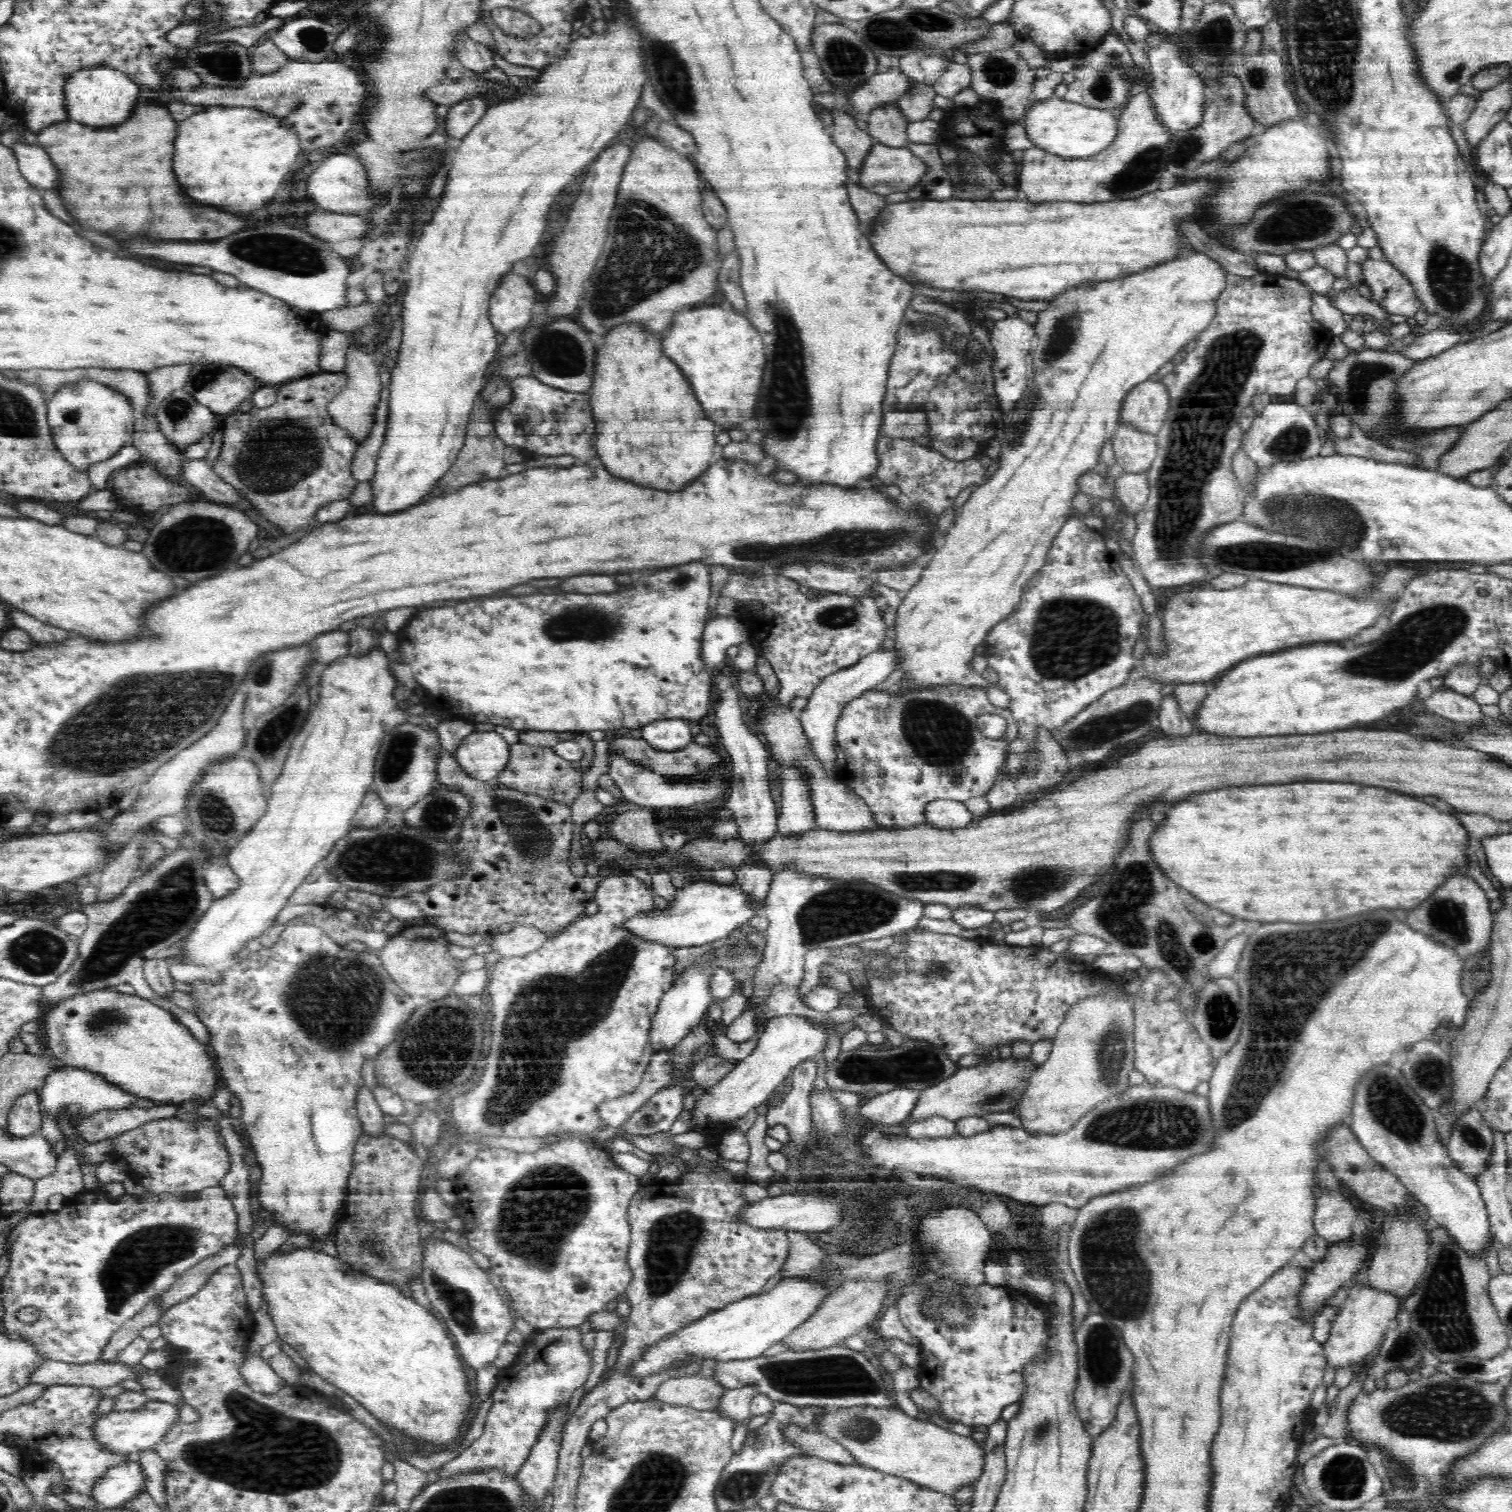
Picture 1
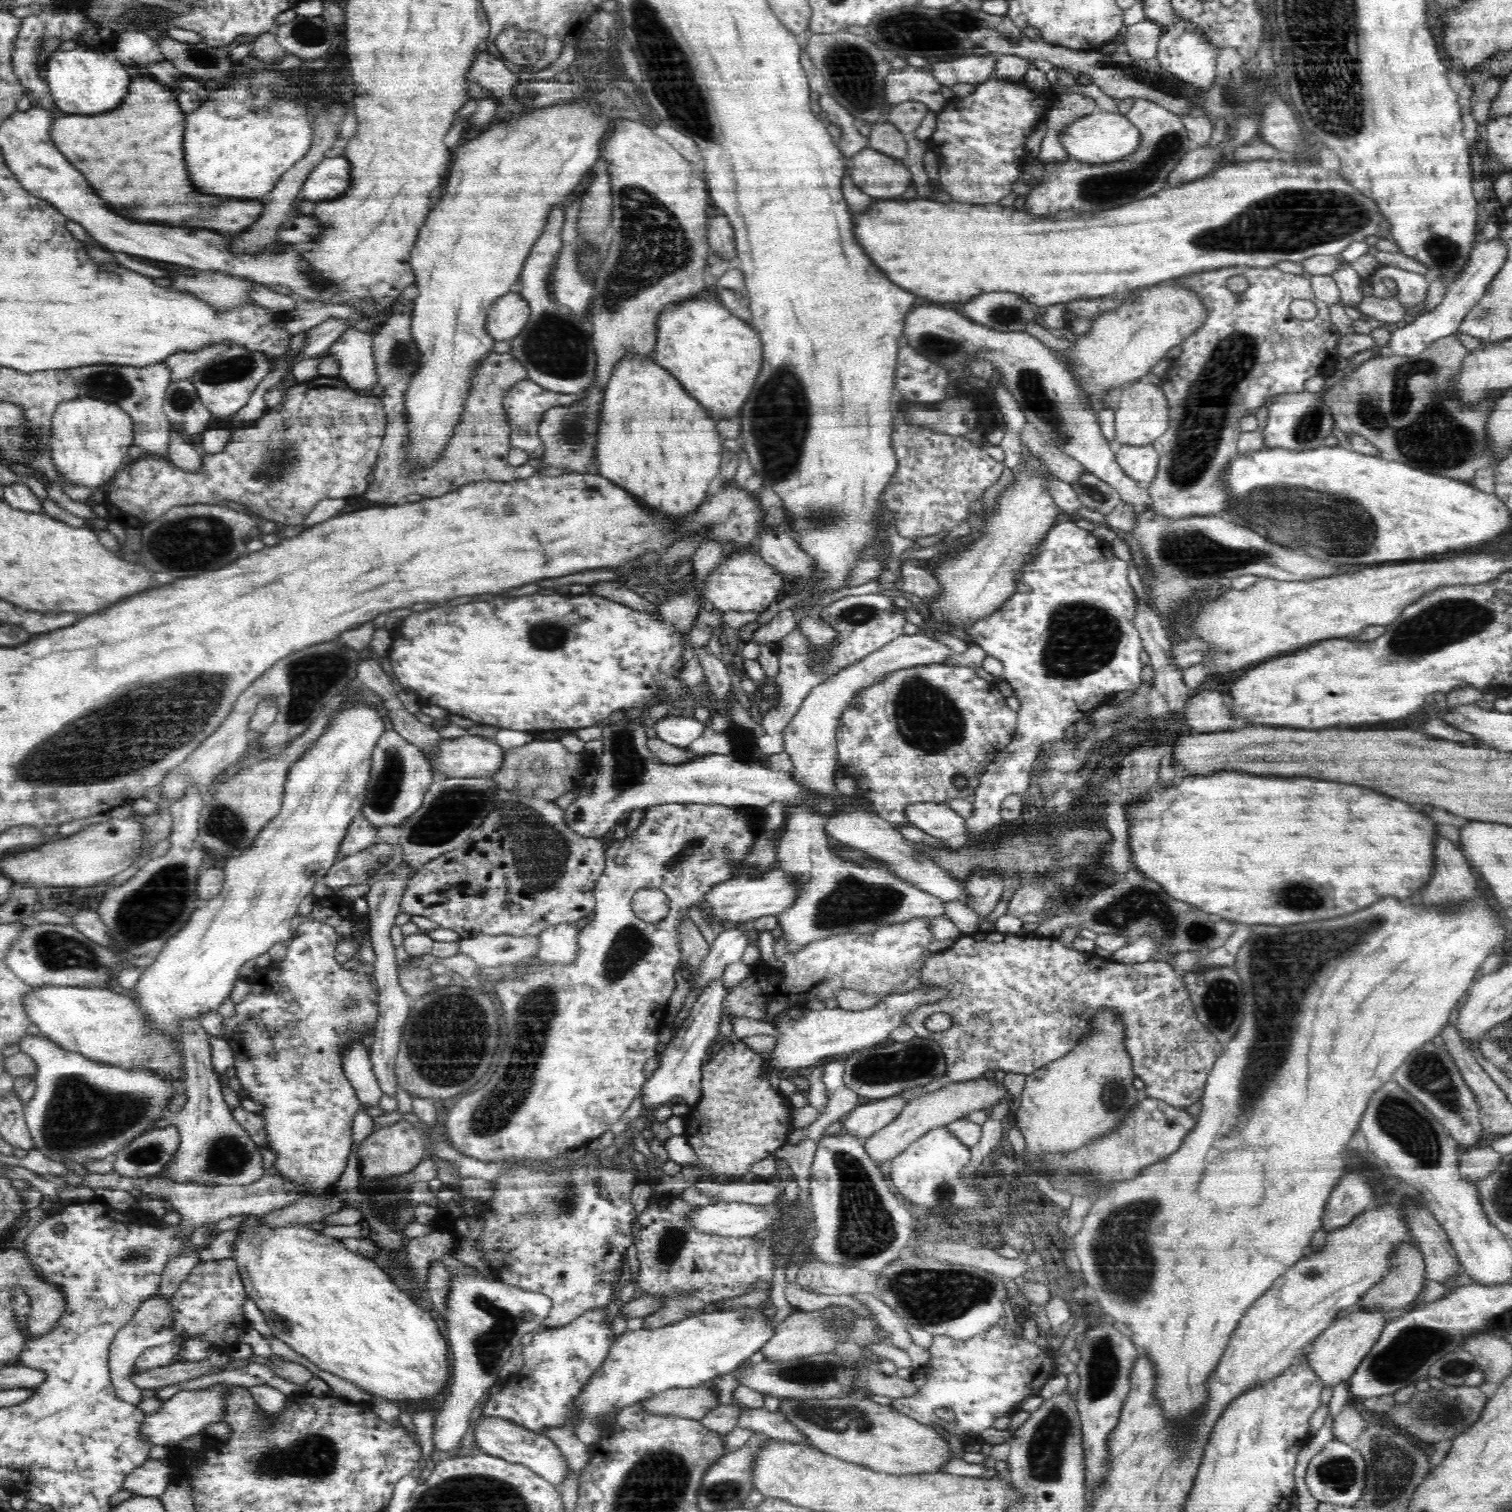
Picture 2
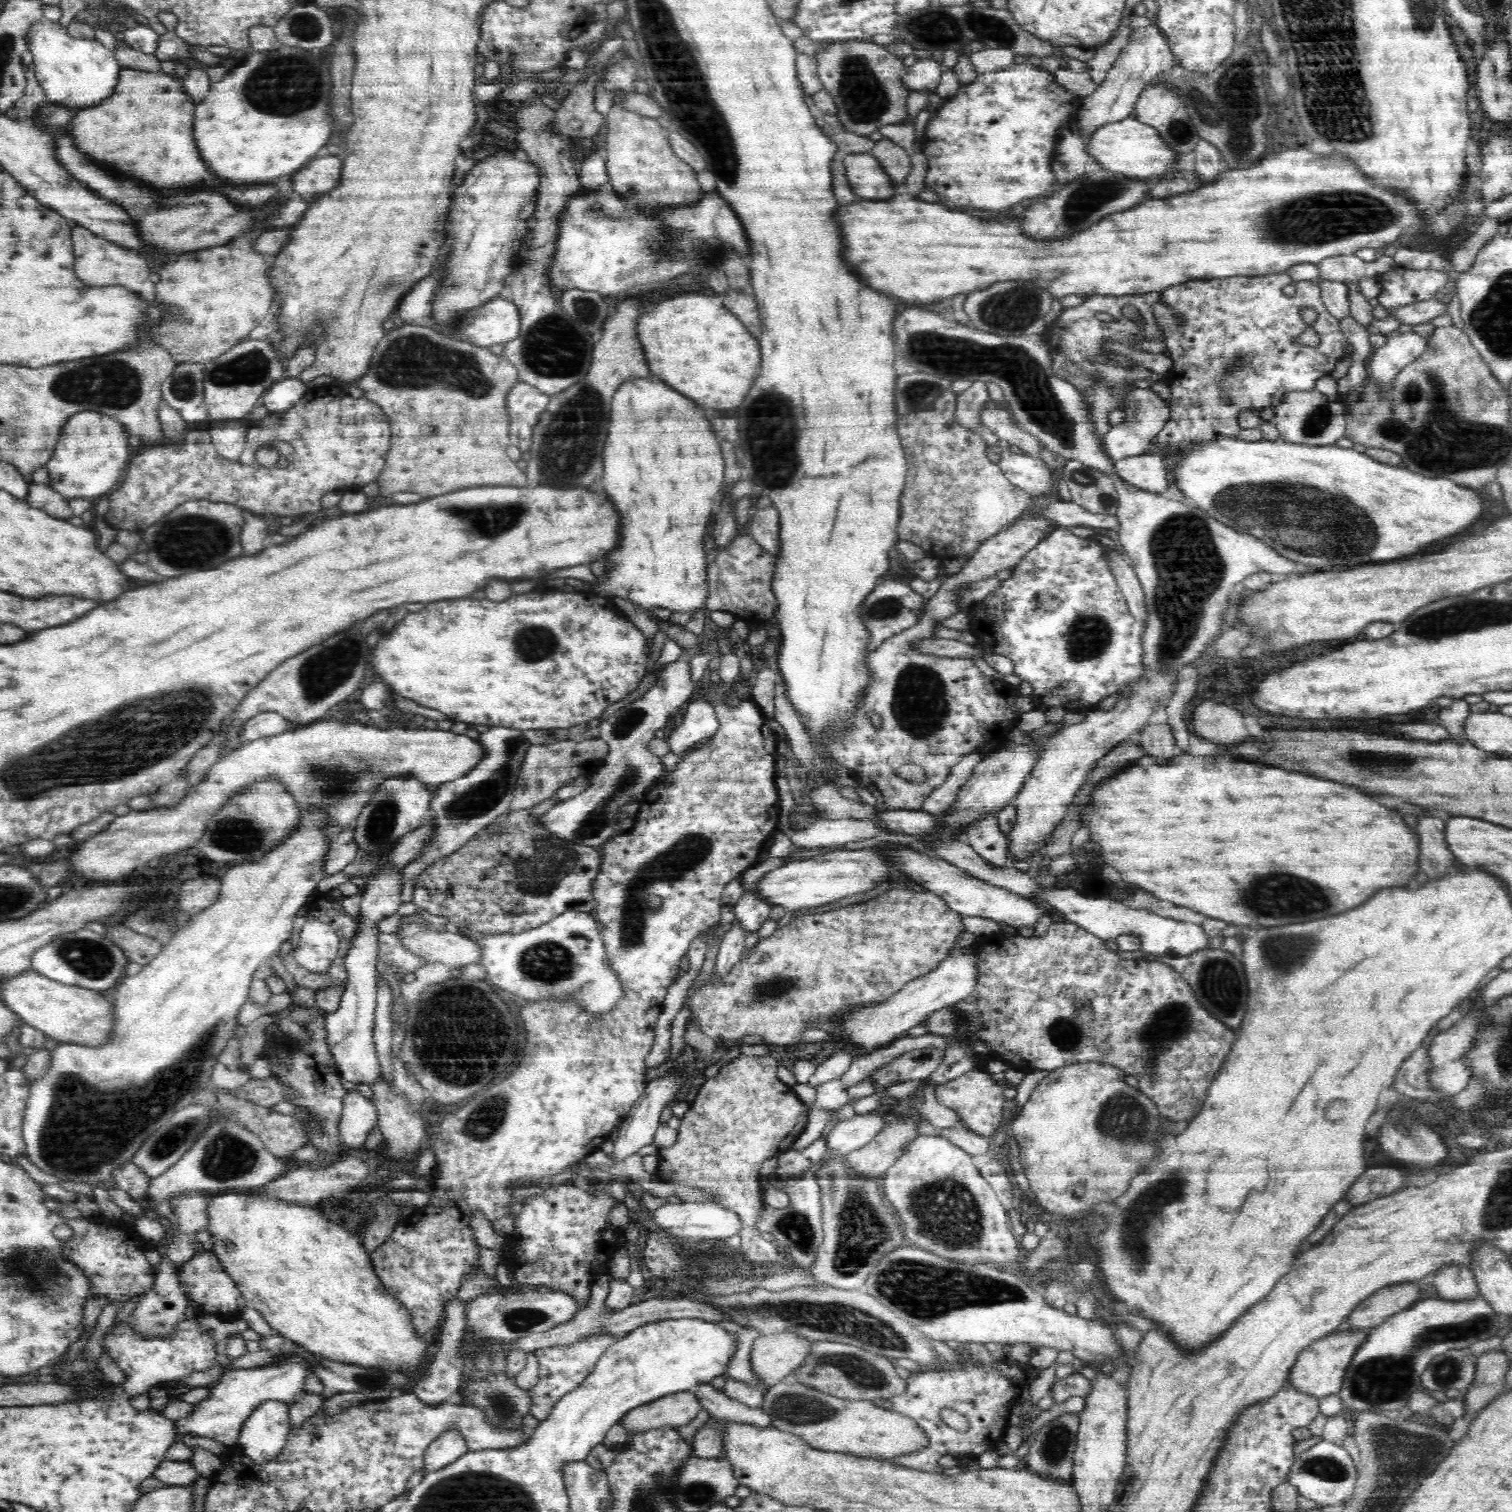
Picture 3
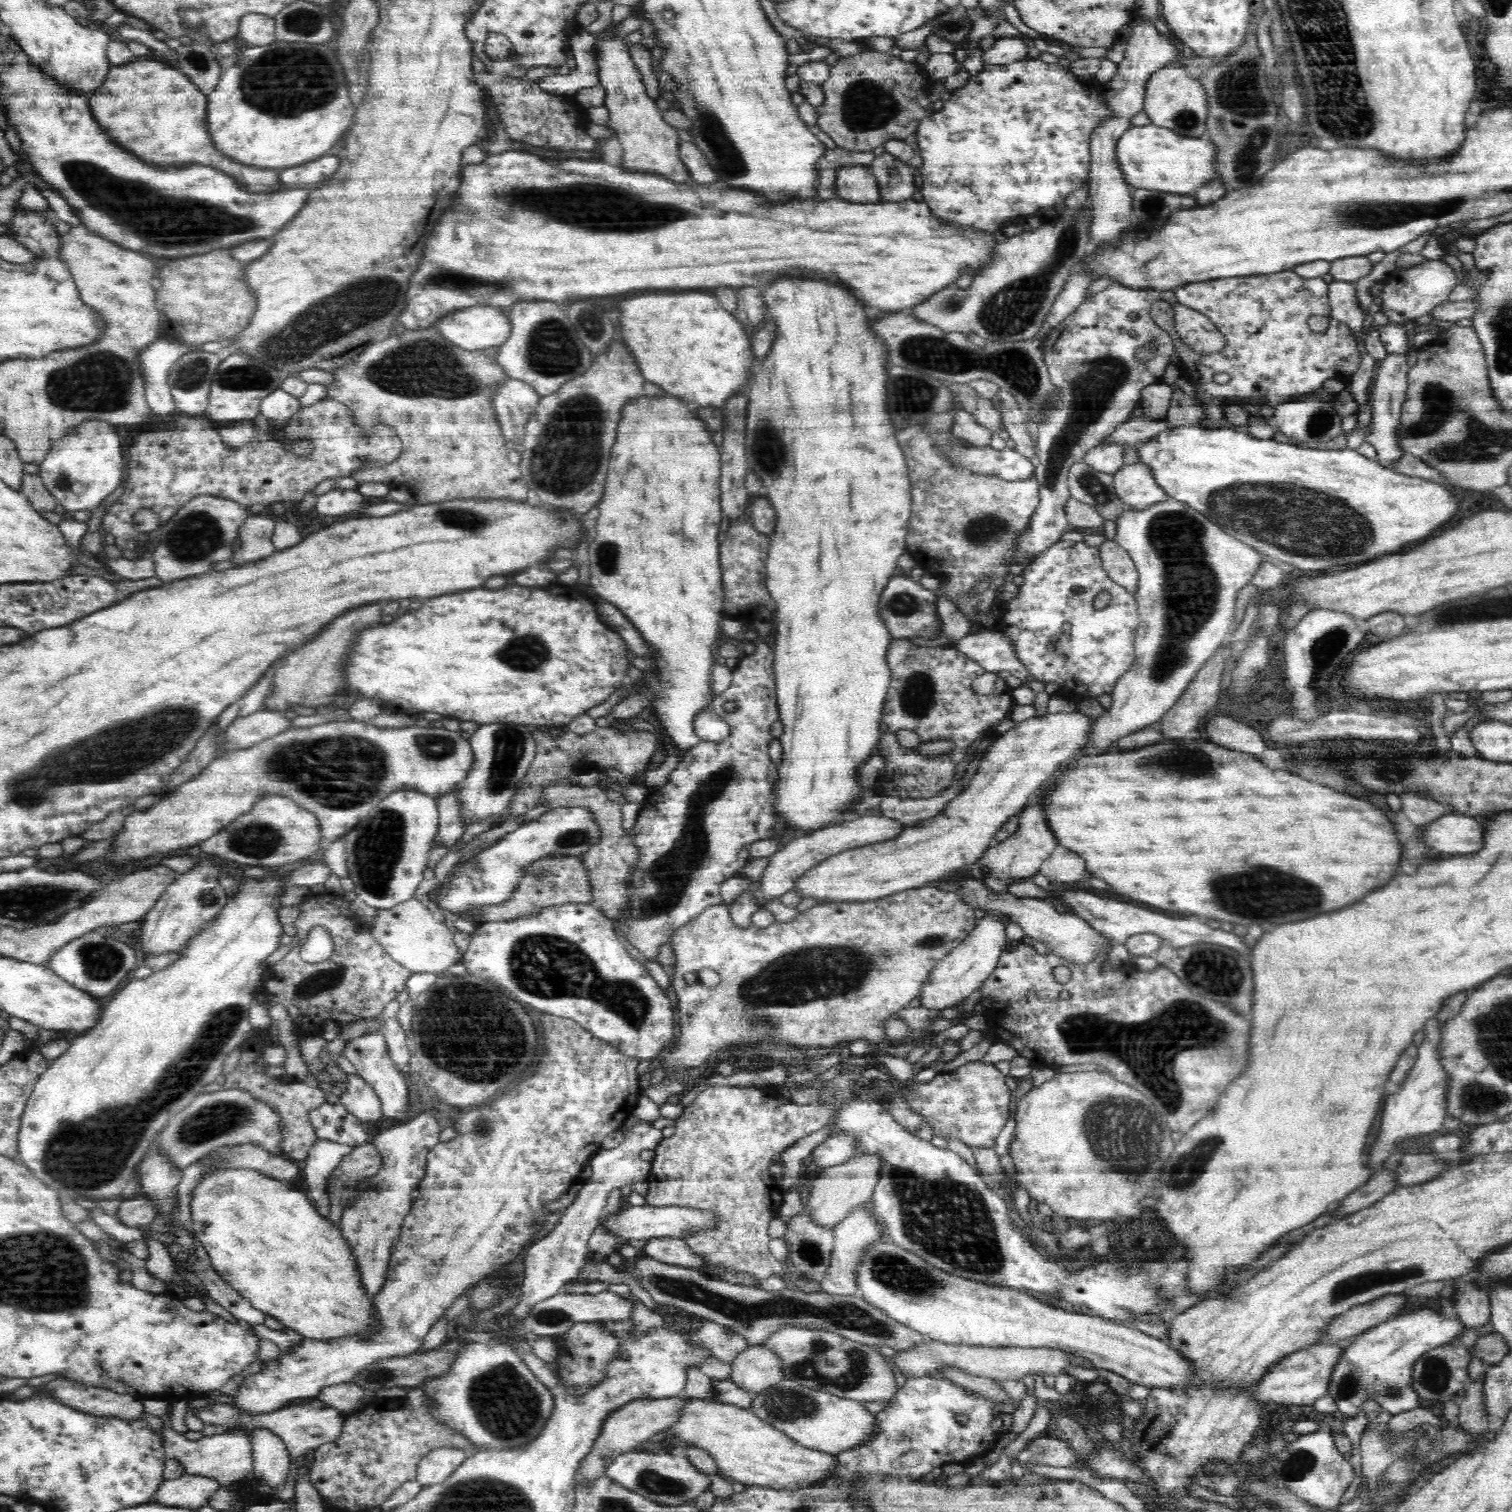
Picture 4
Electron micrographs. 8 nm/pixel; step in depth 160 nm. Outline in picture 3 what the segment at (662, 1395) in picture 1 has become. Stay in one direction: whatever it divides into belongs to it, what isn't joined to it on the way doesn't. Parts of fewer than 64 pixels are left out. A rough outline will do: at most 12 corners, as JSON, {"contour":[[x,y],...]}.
{"contour":[[691,1390],[633,1408],[626,1432],[679,1427],[702,1409]]}

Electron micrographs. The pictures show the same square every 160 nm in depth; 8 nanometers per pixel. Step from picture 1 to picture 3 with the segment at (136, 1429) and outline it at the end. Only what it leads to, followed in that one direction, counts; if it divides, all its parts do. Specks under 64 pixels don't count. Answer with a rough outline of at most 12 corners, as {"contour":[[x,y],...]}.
{"contour":[[297,1346],[269,1365],[228,1370],[176,1434],[231,1447],[262,1400],[307,1394],[318,1356]]}

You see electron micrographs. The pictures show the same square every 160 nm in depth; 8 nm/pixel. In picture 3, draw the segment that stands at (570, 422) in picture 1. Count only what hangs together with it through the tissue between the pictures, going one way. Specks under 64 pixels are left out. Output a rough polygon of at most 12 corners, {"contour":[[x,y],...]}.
{"contour":[[520,380],[508,392],[511,444],[531,447],[550,395]]}

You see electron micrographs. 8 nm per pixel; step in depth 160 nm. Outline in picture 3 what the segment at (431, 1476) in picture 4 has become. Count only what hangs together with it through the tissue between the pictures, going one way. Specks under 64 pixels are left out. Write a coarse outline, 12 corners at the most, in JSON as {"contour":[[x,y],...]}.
{"contour":[[448,1428],[424,1456],[425,1476],[469,1452],[455,1428]]}

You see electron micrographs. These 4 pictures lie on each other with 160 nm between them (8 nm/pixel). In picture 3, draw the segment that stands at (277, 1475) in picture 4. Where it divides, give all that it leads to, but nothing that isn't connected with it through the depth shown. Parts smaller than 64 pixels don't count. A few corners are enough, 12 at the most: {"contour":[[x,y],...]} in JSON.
{"contour":[[262,1400],[240,1428],[240,1448],[256,1465],[287,1444],[290,1404]]}

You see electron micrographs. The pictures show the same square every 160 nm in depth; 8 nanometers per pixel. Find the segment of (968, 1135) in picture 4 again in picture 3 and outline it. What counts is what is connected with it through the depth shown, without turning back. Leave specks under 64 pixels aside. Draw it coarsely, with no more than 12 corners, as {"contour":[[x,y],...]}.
{"contour":[[972,1069],[936,1085],[963,1126],[998,1139],[1005,1084]]}

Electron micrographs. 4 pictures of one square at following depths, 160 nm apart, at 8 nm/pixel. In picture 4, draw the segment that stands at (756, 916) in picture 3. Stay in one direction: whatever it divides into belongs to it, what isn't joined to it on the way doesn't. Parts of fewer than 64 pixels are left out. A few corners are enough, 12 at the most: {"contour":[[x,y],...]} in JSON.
{"contour":[[856,816],[796,836],[770,857],[758,905],[840,852],[896,838],[906,827]]}

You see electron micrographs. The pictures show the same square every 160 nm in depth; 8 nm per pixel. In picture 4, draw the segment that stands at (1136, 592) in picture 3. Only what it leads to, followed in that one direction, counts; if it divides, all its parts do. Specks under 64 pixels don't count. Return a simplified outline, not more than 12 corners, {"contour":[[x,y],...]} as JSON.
{"contour":[[1104,540],[1100,559],[1108,576],[1135,594],[1139,574],[1115,540]]}

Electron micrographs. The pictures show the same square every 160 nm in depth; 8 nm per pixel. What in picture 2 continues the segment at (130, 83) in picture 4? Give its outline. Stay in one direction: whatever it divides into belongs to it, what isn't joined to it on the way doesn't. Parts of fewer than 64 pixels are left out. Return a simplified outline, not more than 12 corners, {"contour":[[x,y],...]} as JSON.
{"contour":[[131,77],[118,108],[50,140],[116,214],[222,235],[262,200],[192,188],[178,95]]}

